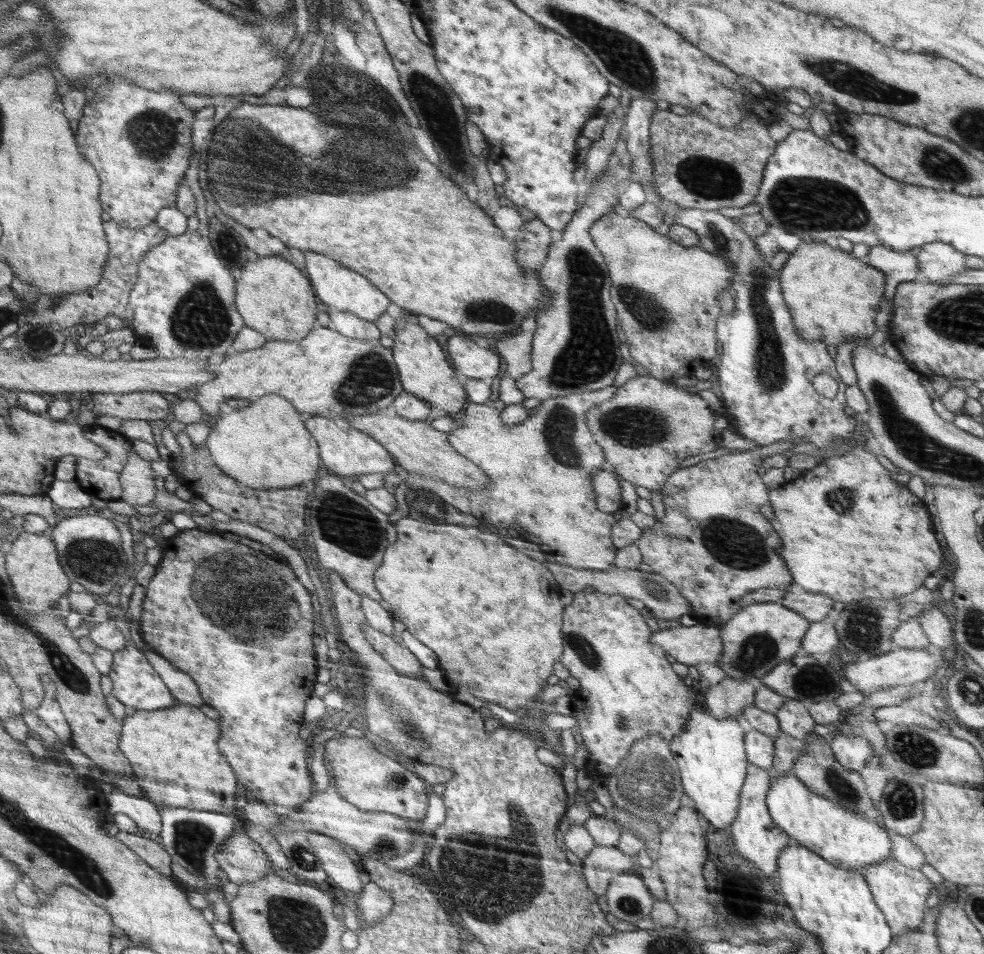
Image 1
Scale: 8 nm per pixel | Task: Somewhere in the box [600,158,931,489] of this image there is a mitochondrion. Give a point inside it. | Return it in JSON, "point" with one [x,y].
{"point":[806,203]}

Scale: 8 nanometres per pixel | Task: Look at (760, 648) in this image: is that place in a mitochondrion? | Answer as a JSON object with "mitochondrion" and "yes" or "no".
{"mitochondrion":"yes"}

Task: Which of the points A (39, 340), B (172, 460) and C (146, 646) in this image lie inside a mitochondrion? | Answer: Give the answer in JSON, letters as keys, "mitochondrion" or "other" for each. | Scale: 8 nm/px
{"A":"mitochondrion","B":"other","C":"other"}

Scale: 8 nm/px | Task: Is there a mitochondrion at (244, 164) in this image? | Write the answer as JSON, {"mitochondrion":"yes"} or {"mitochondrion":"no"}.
{"mitochondrion":"yes"}

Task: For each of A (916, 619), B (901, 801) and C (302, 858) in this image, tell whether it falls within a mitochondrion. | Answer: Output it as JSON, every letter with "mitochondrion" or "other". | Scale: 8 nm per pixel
{"A":"other","B":"mitochondrion","C":"mitochondrion"}

